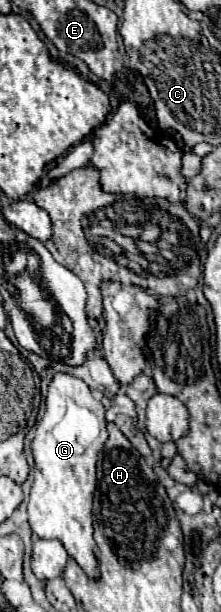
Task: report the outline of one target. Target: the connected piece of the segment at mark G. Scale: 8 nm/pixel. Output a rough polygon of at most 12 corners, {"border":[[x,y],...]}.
{"border":[[56,374],[32,440],[28,524],[98,580],[102,402]]}

